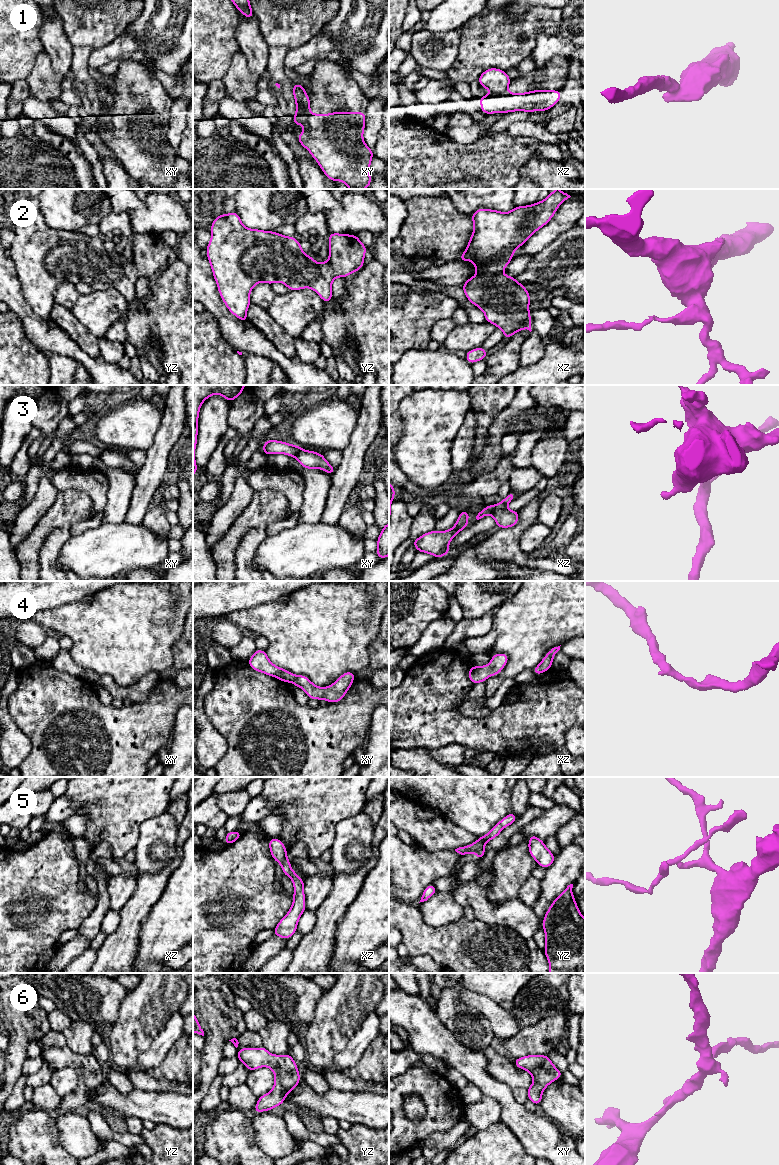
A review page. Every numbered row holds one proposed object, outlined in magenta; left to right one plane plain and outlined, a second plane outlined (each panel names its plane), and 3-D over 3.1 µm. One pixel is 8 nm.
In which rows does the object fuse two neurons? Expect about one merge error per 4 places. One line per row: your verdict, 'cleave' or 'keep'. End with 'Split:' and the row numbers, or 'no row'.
1: cleave
2: keep
3: cleave
4: keep
5: cleave
6: keep
Split: 1, 3, 5

